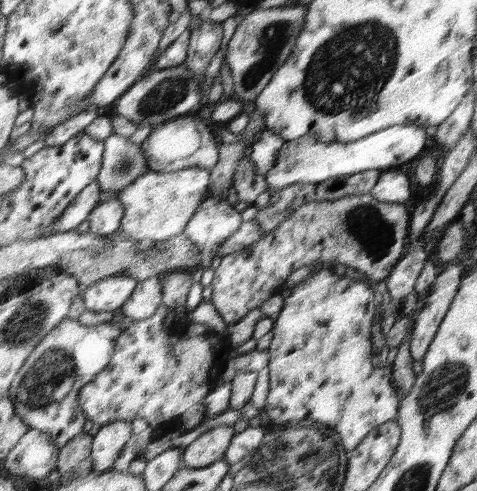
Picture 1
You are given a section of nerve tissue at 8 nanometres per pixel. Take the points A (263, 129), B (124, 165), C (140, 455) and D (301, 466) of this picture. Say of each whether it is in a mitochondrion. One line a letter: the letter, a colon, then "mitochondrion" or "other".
A: other
B: mitochondrion
C: other
D: mitochondrion

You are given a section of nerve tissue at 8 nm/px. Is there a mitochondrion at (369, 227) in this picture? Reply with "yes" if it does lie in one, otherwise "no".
yes

